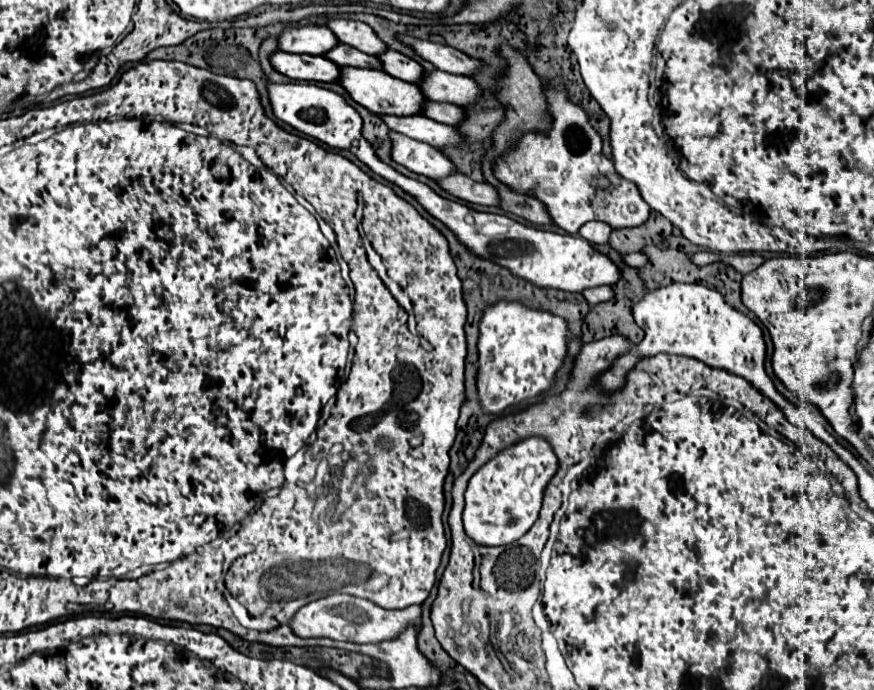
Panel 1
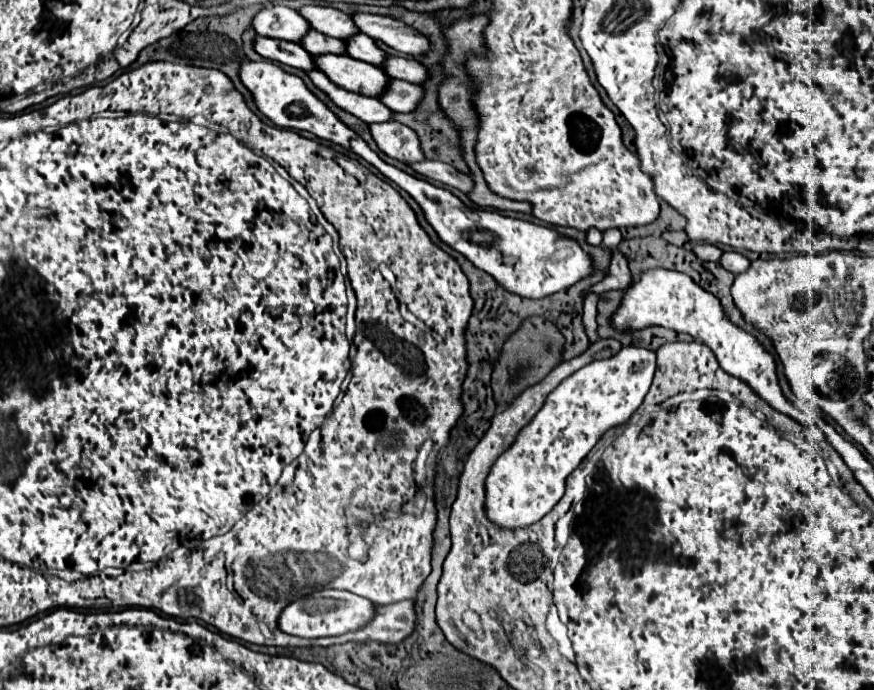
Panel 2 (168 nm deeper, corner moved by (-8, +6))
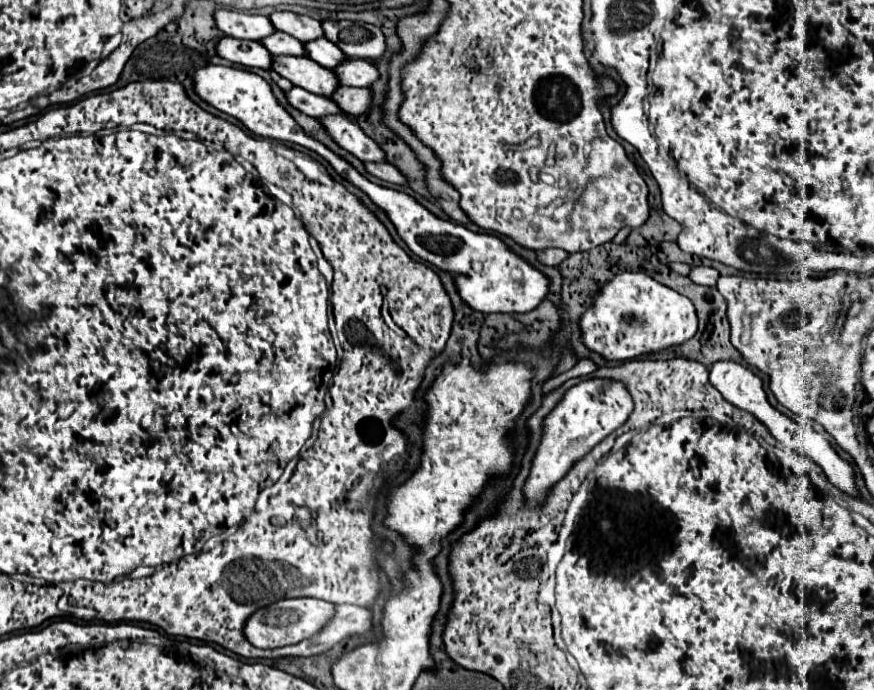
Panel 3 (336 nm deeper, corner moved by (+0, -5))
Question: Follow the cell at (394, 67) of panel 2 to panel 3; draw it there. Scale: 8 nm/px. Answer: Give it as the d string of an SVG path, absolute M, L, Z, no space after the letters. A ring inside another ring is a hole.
M347 58L335 68L341 86L371 86L379 80L379 68L369 60Z

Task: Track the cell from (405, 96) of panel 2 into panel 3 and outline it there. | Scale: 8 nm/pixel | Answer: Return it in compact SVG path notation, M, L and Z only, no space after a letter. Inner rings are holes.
M345 86L345 90L339 88L337 94L333 94L331 98L341 106L341 110L355 114L355 116L369 112L375 104L373 92L369 88L349 88L349 86Z

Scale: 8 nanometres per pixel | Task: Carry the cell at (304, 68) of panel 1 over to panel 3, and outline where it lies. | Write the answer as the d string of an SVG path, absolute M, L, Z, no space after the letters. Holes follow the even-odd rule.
M221 38L217 52L233 64L263 70L269 70L273 66L273 54L269 54L269 50L261 46L261 42L237 42L237 38Z

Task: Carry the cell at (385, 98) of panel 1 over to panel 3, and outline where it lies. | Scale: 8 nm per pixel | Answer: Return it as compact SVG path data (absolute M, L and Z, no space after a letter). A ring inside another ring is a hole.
M275 56L273 70L287 78L295 86L301 86L319 96L333 96L339 88L337 74L333 70L317 66L317 62L309 62L309 58L295 58L295 56Z

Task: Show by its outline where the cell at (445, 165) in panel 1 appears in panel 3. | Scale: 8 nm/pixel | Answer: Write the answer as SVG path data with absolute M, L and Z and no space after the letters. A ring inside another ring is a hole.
M325 116L321 118L321 124L327 128L331 138L345 148L347 152L355 154L363 162L385 162L383 148L369 138L357 124L349 122L343 116Z

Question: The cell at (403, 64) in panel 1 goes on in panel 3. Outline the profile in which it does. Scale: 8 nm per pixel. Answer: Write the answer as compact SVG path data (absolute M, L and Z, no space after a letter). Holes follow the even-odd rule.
M319 38L319 40L311 40L305 44L307 56L311 60L315 60L317 64L325 66L325 68L333 68L337 66L337 62L343 62L347 56L341 54L341 50L337 50L337 46L333 46L333 42L329 42L327 38Z

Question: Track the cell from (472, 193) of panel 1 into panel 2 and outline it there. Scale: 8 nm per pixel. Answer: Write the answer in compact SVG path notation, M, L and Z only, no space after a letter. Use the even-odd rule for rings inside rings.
M441 161L409 163L409 167L413 167L413 171L419 173L419 175L423 175L423 177L441 181L441 183L445 183L445 185L449 185L449 187L457 187L457 189L461 189L463 193L469 193L469 187L473 187L469 175L459 173L455 167L451 167L451 165L447 165L447 163L441 163Z

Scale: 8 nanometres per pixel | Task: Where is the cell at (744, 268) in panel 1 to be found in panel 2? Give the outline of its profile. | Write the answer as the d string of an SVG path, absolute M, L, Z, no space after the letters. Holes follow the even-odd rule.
M727 251L721 255L719 259L719 265L723 265L727 271L731 273L739 273L739 271L745 271L749 267L749 259L743 257L741 253L735 253L735 251Z

